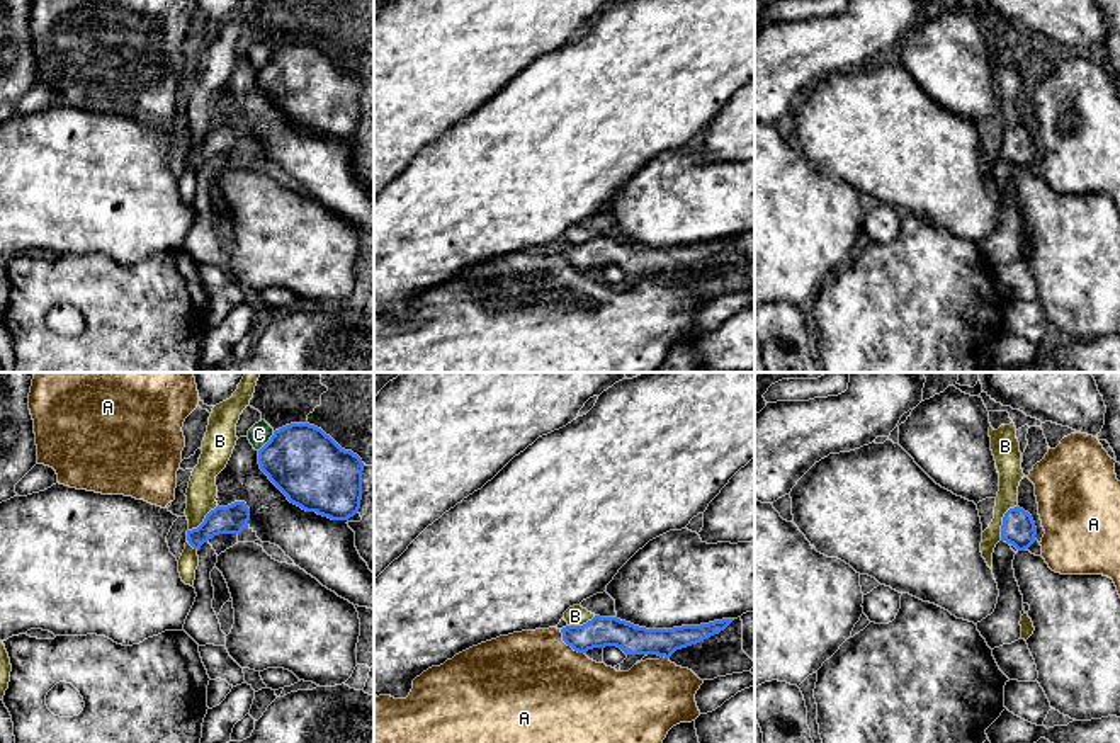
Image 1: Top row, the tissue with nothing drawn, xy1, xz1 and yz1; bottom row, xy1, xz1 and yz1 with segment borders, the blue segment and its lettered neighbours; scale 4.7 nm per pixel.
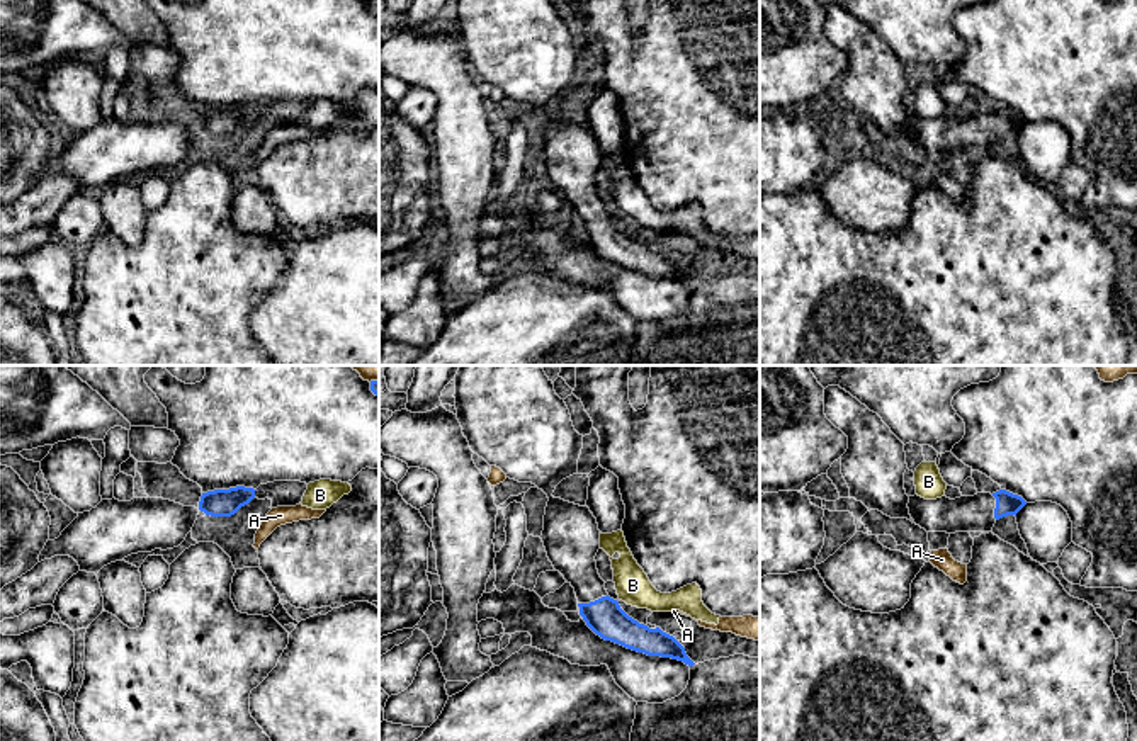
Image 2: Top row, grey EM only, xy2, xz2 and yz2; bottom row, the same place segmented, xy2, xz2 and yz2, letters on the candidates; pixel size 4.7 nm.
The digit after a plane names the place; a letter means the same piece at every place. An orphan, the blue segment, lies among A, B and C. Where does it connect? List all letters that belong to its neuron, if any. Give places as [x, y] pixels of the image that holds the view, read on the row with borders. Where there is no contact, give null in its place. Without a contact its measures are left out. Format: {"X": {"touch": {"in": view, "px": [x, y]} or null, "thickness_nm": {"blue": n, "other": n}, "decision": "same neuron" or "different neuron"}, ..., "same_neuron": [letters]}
{"A": {"touch": {"in": "xz1", "px": [568, 645]}, "thickness_nm": {"blue": 140, "other": 500}, "decision": "different neuron"}, "B": {"touch": {"in": "yz1", "px": [1003, 521]}, "thickness_nm": {"blue": 160, "other": 110}, "decision": "different neuron"}, "C": {"touch": {"in": "xy1", "px": [267, 442]}, "thickness_nm": {"blue": 360, "other": 100}, "decision": "different neuron"}, "same_neuron": []}

